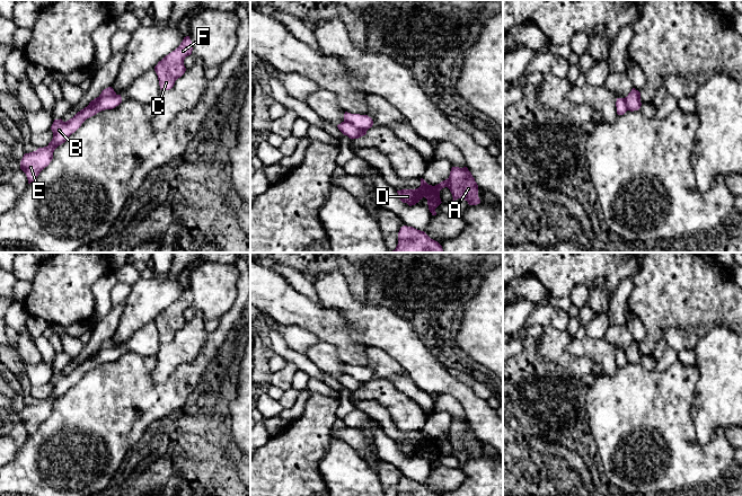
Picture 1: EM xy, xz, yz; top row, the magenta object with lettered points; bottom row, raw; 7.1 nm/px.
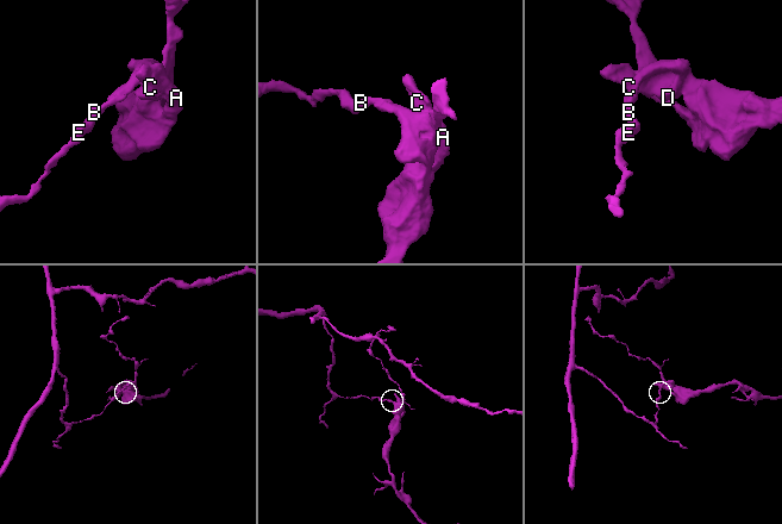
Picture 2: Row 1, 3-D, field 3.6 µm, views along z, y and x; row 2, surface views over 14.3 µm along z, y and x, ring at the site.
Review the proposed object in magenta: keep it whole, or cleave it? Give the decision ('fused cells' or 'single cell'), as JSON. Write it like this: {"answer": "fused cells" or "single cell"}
{"answer": "fused cells"}

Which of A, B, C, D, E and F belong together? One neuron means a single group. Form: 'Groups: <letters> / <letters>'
Groups: A C D F / B E

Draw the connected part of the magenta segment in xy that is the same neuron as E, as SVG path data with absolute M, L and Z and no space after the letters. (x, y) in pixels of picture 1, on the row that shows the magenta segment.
M121 95L100 97L95 106L87 106L67 122L54 119L51 130L53 139L47 147L25 153L20 161L20 169L26 174L28 184L33 183L39 172L50 165L54 150L64 143L81 124L89 117L105 109L113 109L122 103Z

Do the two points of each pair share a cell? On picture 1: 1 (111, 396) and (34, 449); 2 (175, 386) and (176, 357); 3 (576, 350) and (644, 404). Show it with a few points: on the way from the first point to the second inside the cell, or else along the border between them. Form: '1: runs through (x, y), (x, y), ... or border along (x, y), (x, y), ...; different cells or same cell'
1: runs through (91, 415), (68, 437), (53, 437); same cell
2: border along (199, 354), (162, 381), (152, 380); different cells
3: border along (595, 366), (610, 375), (618, 369); different cells

